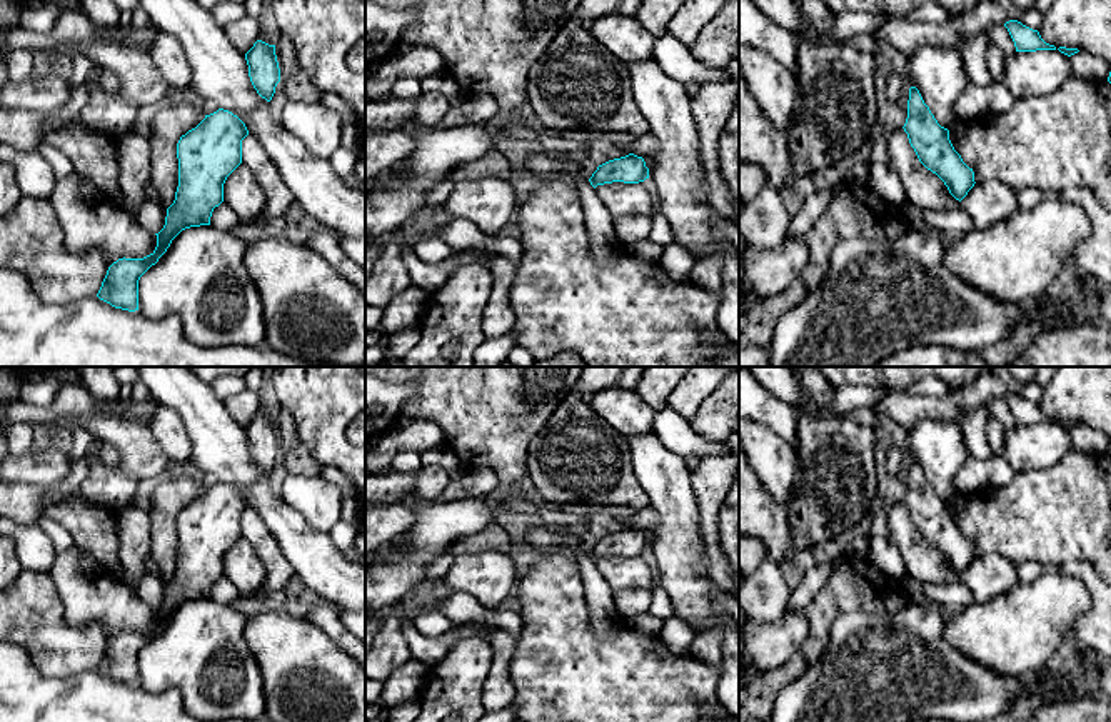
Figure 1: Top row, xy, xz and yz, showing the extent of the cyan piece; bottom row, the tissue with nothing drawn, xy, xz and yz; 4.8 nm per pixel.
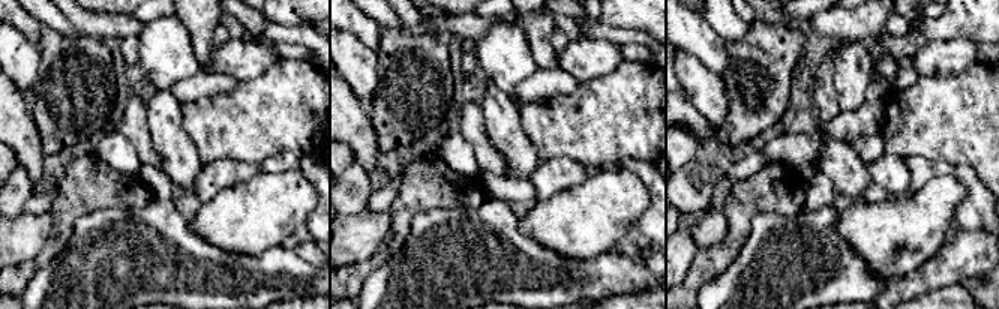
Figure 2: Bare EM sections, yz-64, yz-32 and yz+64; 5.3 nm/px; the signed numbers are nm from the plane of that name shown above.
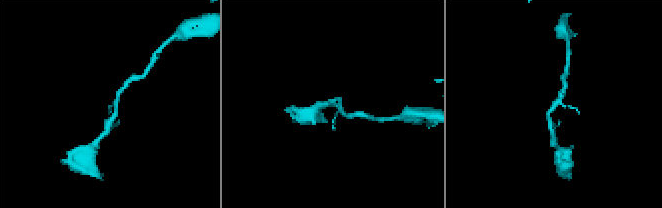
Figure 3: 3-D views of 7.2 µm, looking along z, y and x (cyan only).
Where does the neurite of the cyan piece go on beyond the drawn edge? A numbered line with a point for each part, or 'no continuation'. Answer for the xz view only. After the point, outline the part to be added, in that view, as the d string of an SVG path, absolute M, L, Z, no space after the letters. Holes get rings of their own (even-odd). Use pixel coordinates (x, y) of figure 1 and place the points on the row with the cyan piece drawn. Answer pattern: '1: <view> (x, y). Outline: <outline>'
no continuation

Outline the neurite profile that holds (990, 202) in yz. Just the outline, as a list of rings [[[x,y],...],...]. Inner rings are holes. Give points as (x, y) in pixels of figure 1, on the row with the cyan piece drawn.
[[[983,182],[974,183],[961,200],[961,208],[968,213],[973,228],[983,230],[1014,215],[1019,200],[1014,188],[1001,182]]]

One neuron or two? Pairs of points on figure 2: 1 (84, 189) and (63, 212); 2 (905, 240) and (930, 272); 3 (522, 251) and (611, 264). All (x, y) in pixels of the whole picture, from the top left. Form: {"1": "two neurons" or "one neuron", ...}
{"1": "one neuron", "2": "two neurons", "3": "one neuron"}

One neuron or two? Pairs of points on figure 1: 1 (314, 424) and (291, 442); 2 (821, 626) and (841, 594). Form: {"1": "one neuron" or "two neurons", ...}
{"1": "two neurons", "2": "one neuron"}

